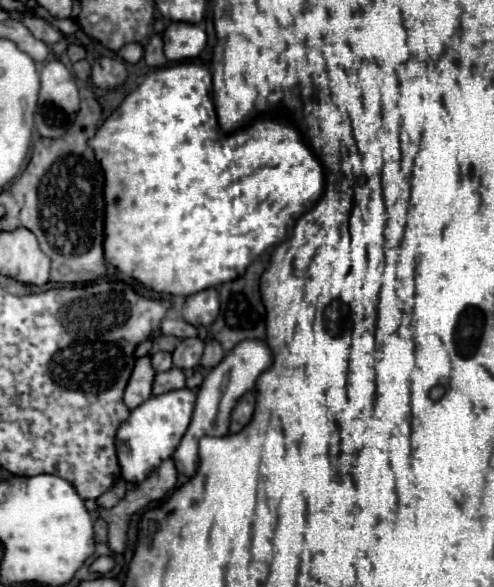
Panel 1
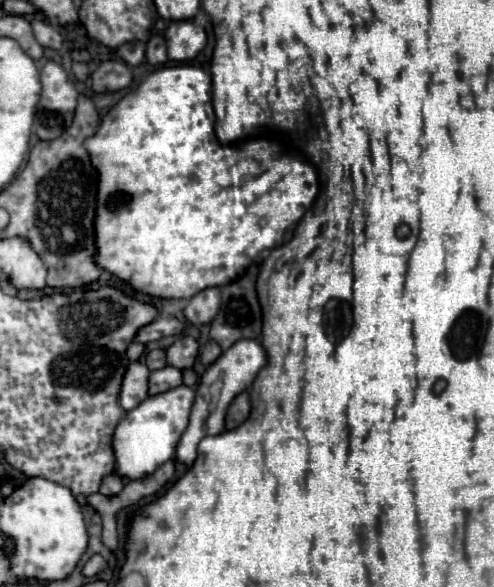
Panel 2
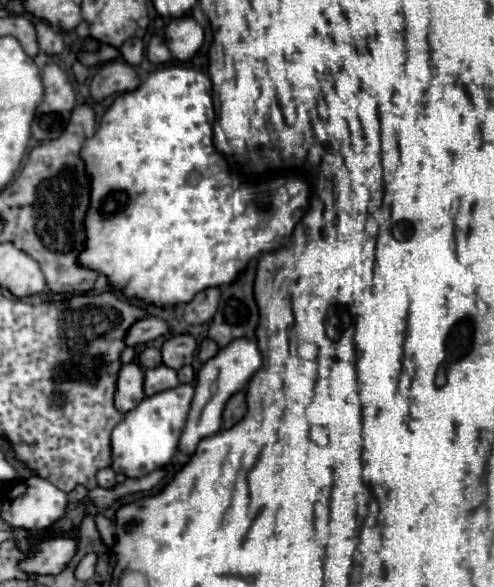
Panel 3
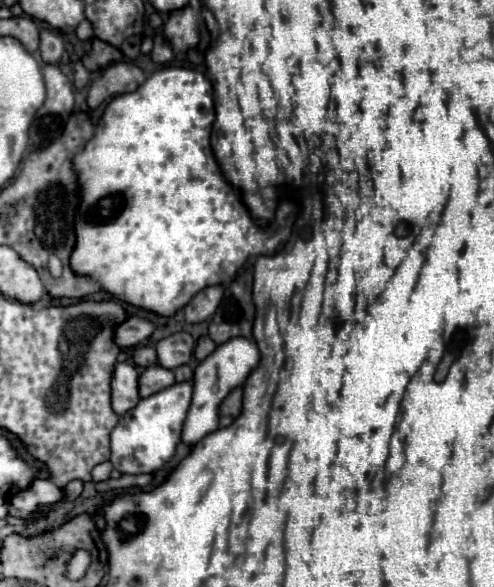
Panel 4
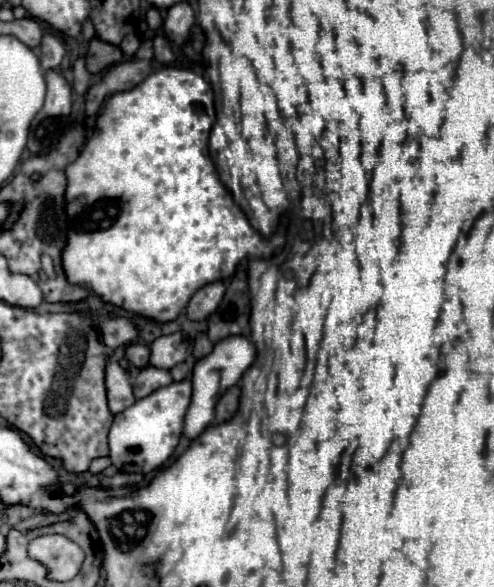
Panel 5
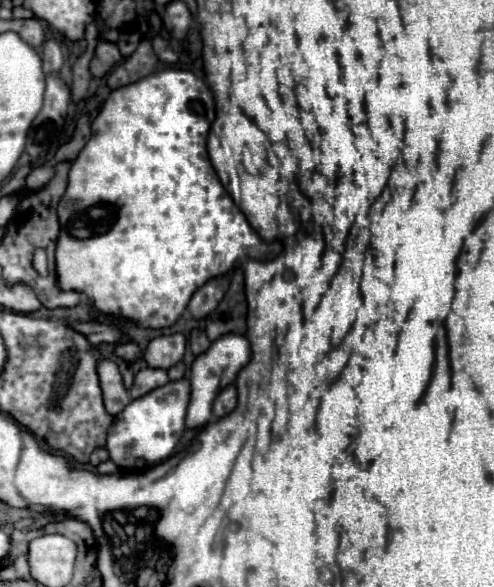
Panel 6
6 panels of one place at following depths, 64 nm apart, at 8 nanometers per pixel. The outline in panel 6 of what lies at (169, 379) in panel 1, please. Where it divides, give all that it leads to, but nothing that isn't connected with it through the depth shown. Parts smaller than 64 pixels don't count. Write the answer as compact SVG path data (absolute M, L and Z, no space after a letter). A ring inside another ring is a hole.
M144 368L134 376L134 384L130 388L130 396L132 398L140 398L144 394L148 394L150 390L164 386L168 382L168 374L166 370L156 370L156 368Z

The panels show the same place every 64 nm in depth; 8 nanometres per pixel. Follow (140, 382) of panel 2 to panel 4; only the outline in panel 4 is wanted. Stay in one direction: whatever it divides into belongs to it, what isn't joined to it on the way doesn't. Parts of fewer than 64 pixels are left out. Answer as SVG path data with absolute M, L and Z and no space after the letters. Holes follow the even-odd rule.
M118 362L112 372L112 410L124 414L134 408L140 400L138 396L138 372L128 362Z

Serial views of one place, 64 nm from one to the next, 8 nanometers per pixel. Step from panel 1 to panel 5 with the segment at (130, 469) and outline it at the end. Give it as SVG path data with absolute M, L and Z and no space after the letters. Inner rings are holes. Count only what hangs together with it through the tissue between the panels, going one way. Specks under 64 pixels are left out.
M190 380L172 382L164 388L158 388L150 396L136 400L130 408L116 414L108 434L112 464L122 472L136 474L150 474L158 470L172 456L182 436L184 414L190 404L190 394L192 394Z

